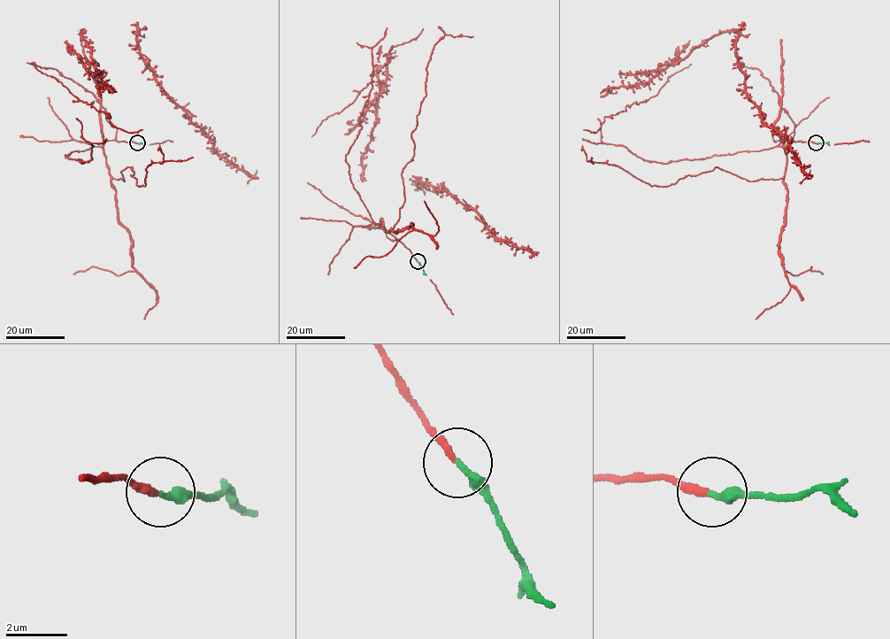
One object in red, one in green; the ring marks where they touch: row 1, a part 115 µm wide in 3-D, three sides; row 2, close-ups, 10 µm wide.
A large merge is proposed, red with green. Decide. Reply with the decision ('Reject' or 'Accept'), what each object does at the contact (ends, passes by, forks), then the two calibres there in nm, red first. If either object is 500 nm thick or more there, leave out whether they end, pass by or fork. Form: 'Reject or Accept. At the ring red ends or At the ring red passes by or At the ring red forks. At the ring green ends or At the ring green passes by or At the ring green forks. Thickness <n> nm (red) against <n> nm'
Accept. At the ring red ends. At the ring green ends. Thickness 220 nm (red) against 280 nm

